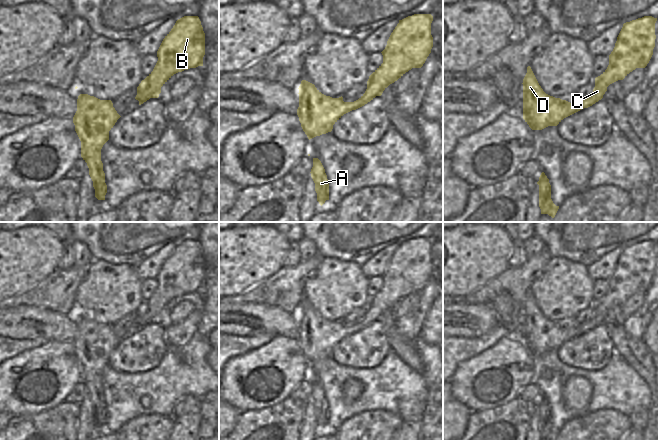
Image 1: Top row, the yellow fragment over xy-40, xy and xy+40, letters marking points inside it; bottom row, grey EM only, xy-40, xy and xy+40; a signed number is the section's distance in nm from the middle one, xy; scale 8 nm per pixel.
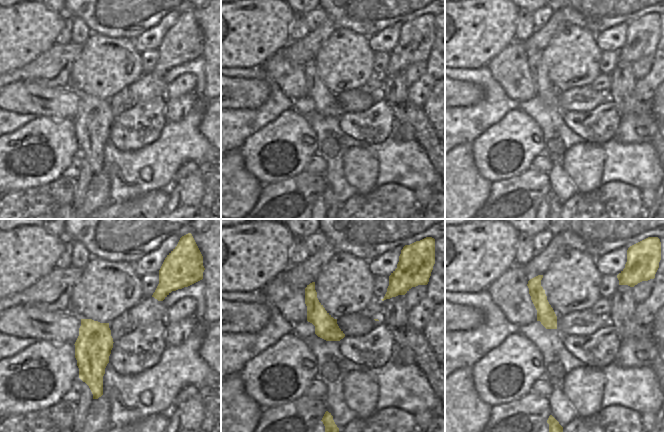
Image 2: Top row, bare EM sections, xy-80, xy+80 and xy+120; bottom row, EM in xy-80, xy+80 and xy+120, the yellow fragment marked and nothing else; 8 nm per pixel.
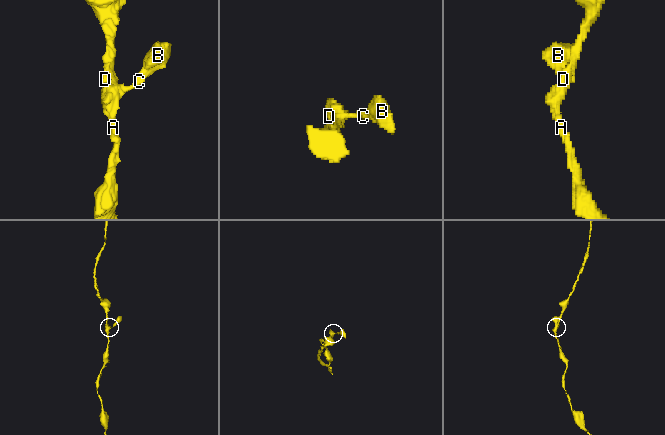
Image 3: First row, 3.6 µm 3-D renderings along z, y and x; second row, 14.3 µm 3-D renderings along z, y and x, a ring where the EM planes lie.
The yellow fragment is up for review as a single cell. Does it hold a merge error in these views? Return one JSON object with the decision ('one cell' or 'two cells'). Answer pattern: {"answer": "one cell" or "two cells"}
{"answer": "one cell"}

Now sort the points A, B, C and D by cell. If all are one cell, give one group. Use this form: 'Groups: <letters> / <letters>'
Groups: A B C D

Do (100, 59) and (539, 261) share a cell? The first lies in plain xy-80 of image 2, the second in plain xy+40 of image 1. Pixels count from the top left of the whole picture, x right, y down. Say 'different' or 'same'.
different

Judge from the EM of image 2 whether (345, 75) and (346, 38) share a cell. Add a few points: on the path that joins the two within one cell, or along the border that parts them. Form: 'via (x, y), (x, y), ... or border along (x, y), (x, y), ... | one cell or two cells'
via (345, 66), (346, 47) | one cell

